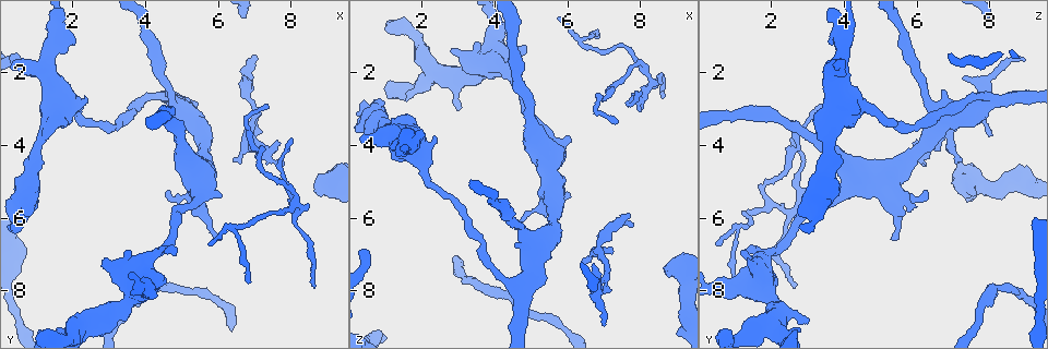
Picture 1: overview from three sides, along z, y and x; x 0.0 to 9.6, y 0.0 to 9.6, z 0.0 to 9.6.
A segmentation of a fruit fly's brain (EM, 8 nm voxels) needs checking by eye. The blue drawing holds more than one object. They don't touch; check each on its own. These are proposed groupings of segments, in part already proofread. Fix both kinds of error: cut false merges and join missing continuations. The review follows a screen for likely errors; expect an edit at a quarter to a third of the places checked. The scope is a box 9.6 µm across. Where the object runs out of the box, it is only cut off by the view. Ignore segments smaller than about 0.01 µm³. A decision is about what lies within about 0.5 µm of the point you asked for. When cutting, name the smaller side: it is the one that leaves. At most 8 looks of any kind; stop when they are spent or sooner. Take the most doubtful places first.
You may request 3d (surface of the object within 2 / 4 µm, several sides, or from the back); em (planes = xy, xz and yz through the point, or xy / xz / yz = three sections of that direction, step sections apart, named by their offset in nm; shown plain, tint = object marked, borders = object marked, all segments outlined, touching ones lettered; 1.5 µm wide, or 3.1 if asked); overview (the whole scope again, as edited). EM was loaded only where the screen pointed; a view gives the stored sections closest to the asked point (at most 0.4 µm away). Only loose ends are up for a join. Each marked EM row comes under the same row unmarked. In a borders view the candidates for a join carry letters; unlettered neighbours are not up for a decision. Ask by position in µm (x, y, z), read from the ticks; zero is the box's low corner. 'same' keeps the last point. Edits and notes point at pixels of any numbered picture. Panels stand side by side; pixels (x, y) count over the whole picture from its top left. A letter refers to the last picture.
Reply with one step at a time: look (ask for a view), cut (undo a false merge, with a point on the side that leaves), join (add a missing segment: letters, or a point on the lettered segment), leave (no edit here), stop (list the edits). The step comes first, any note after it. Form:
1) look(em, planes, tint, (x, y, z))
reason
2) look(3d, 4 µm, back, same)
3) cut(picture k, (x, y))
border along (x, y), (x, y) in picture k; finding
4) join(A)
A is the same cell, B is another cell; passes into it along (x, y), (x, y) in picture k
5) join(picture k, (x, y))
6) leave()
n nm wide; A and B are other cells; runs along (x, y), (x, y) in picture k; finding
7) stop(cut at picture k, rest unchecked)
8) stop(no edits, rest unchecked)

look(em, xy, step 8, borders, (6.45, 4.40, 7.20))
an open end

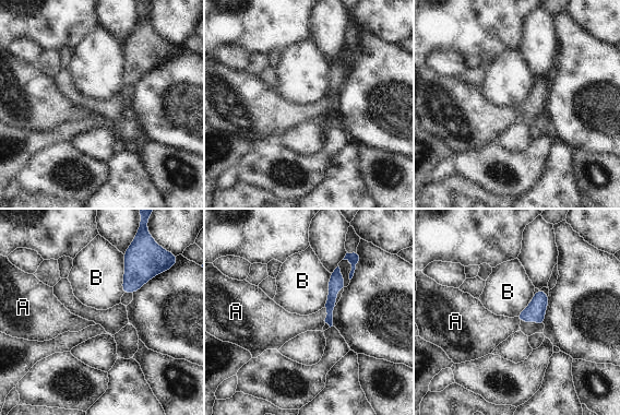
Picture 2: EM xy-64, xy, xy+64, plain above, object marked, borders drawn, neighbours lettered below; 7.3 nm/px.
leave()
A and B are other cells; runs along (337, 271), (330, 304), (330, 321) in picture 2; none of them fits

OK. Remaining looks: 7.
look(3d, 2 µm, (6.85, 7.80, 1.00))
branch stops here

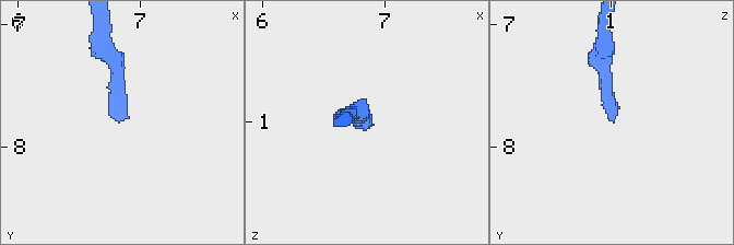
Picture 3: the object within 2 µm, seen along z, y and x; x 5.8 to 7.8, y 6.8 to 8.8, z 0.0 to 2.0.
look(em, xy, step 4, borders, (6.84, 7.80, 1.04))
shape alone is not enough

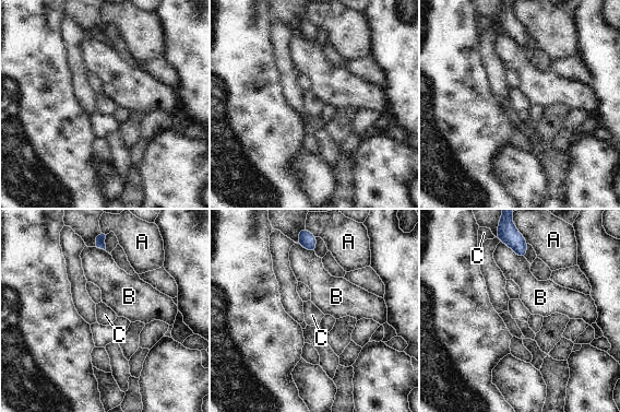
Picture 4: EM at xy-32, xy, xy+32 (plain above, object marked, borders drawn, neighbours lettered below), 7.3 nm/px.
look(em, planes, borders, same)

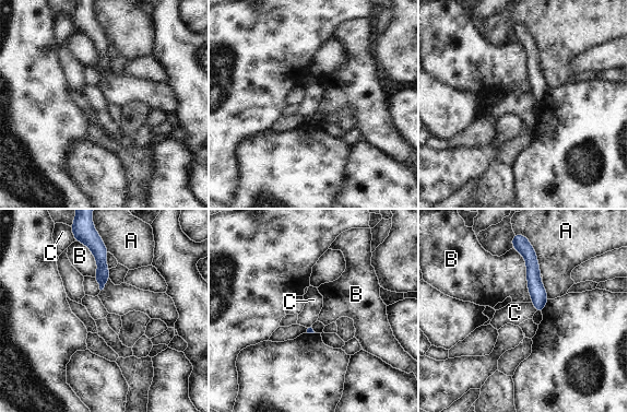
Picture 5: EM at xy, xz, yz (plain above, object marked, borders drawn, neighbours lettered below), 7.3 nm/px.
leave()
B touches over 440 nm; A, B and C are other cells; border along (531, 303), (536, 310) in picture 5; no lettered segment goes on from it

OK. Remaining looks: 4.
look(em, planes, borders, (7.65, 3.95, 5.90))
branch stops here

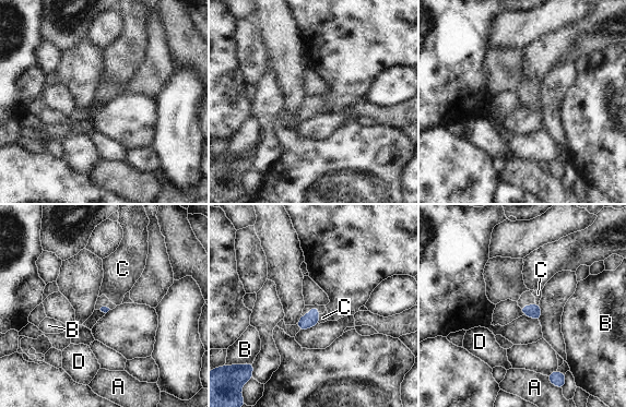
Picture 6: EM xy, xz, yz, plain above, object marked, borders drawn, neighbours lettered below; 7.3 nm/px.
join(C)
C is the same cell, A, B and D are other cells; passes into it along (305, 322), (318, 319), (322, 318) in picture 6; it goes on there

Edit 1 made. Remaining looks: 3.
look(3d, 2 µm, (6.00, 6.55, 5.35))
an open end

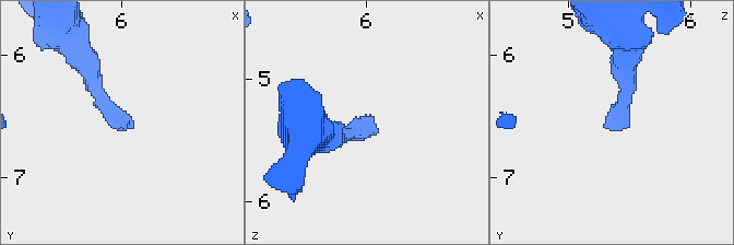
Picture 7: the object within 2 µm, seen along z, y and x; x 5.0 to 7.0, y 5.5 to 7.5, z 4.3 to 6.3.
look(em, planes, borders, (6.02, 6.62, 5.30))

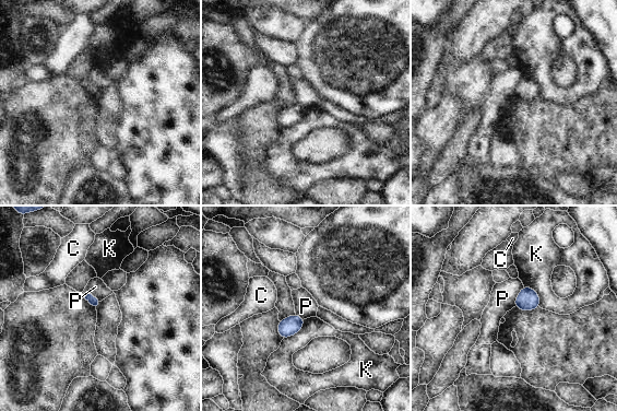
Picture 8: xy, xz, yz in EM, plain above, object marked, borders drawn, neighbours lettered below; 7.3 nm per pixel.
leave()
K touches over 220 nm; C, K and P are other cells; border along (523, 285), (513, 306) in picture 8; no lettered segment goes on from it

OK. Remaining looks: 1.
stop(join at picture 6, rest unchecked)

